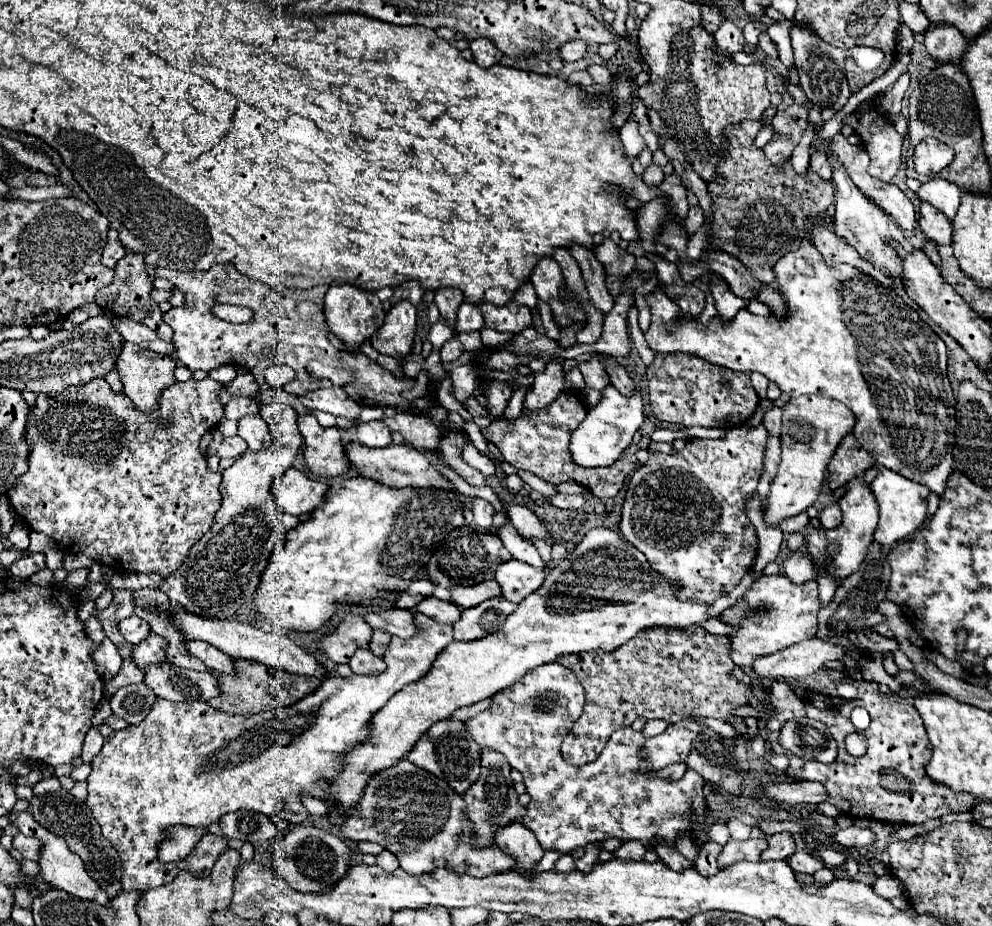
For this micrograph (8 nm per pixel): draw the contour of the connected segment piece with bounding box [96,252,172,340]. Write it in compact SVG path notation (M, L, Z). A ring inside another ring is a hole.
M136 252L126 254L124 258L118 260L116 264L116 276L112 280L110 286L104 286L98 294L96 294L96 304L100 308L108 308L112 312L118 312L122 316L128 316L134 322L140 322L144 326L148 326L150 330L154 330L160 338L164 340L172 340L172 332L170 326L162 320L162 312L158 308L158 304L150 298L152 292L152 280L148 276L148 266L142 264L142 256L138 256Z

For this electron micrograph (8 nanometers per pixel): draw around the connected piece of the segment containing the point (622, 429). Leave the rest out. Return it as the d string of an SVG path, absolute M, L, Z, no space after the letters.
M608 384L606 388L602 388L600 402L594 408L590 408L582 424L572 432L572 442L570 442L572 460L586 468L610 466L628 448L634 432L640 430L642 422L644 422L642 392L636 390L634 396L622 396L612 384Z

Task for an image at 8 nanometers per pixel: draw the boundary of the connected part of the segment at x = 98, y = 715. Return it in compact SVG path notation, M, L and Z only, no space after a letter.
M105 695L94 715L94 718L92 719L92 727L101 726L102 721L108 718L112 714L112 710L110 708L109 702L110 702L110 698Z

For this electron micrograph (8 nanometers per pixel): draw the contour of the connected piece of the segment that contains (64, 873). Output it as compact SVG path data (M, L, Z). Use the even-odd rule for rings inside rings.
M24 810L24 812L10 812L8 818L10 818L10 824L16 826L24 836L34 836L34 838L38 838L42 842L40 844L40 860L38 860L38 864L40 864L40 876L50 886L62 888L64 892L68 892L68 894L72 894L76 898L94 900L94 902L98 902L102 906L110 906L110 900L108 900L106 892L88 876L86 868L82 868L82 860L74 852L70 852L66 848L64 840L58 840L58 836L54 836L52 832L46 832L46 828L38 826L36 820L34 820L34 816L32 816L32 812L28 812L28 810Z

